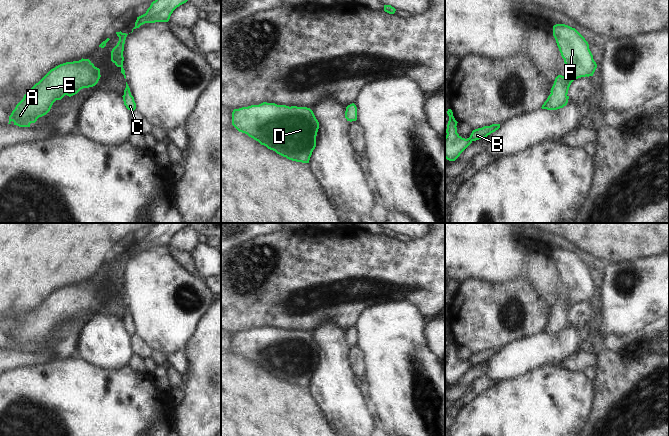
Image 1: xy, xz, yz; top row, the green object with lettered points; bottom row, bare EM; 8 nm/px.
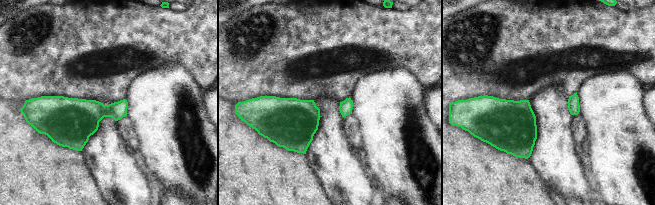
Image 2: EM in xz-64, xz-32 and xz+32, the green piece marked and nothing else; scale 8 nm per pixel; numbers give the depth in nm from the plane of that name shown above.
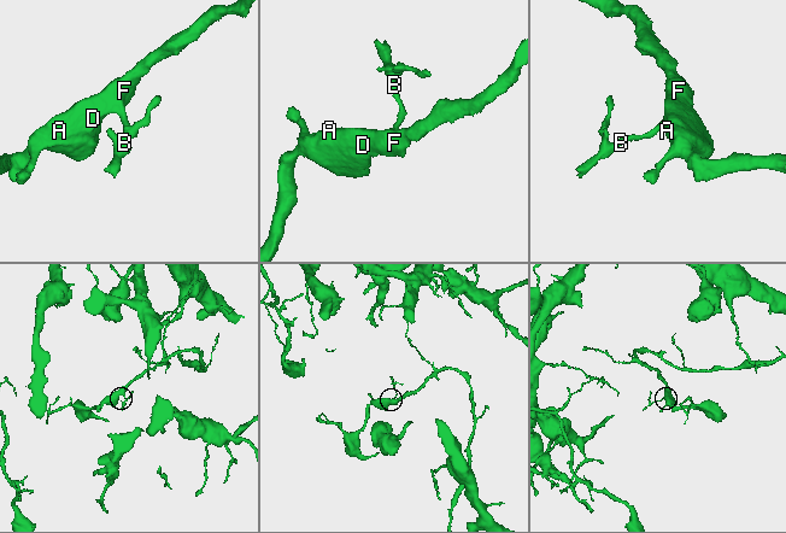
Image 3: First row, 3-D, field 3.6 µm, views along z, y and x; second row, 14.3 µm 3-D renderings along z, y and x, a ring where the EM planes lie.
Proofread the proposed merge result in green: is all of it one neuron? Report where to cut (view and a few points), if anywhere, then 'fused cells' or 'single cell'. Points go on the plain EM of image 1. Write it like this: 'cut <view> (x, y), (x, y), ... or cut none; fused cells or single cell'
cut none; single cell

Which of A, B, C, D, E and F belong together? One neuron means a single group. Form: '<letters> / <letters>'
A B C D E F

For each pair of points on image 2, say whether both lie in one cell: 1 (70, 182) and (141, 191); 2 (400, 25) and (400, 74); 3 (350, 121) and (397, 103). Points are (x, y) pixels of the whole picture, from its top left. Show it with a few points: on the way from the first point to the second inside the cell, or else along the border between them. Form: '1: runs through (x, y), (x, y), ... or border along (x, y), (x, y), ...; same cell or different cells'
1: border along (84, 162), (96, 183); different cells
2: border along (377, 71), (405, 67), (419, 81); different cells
3: border along (352, 113), (358, 123), (362, 142); different cells

